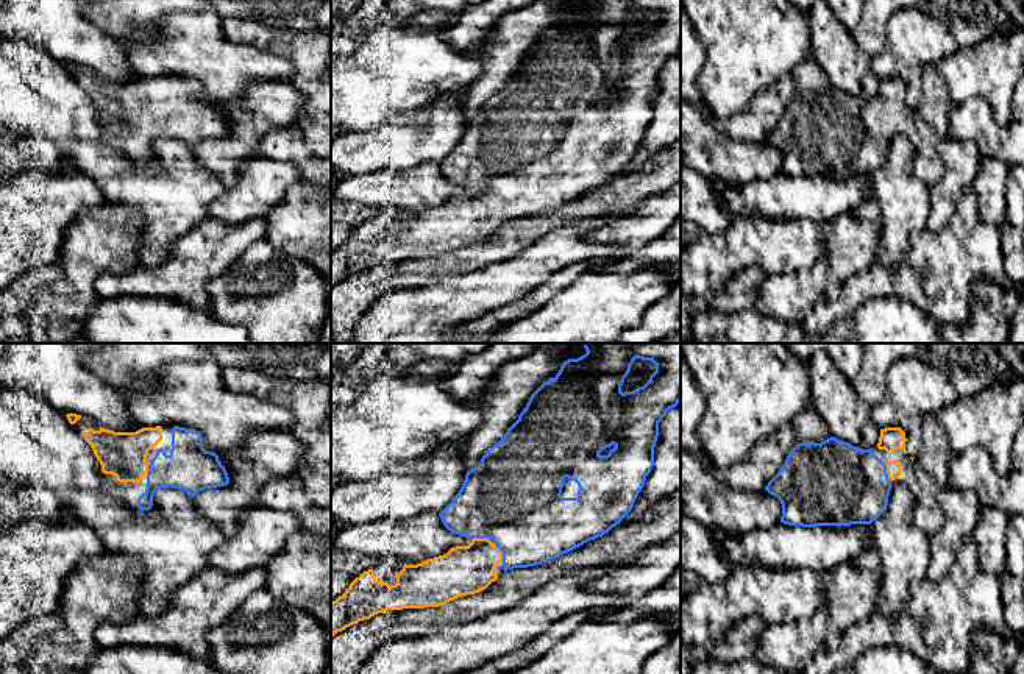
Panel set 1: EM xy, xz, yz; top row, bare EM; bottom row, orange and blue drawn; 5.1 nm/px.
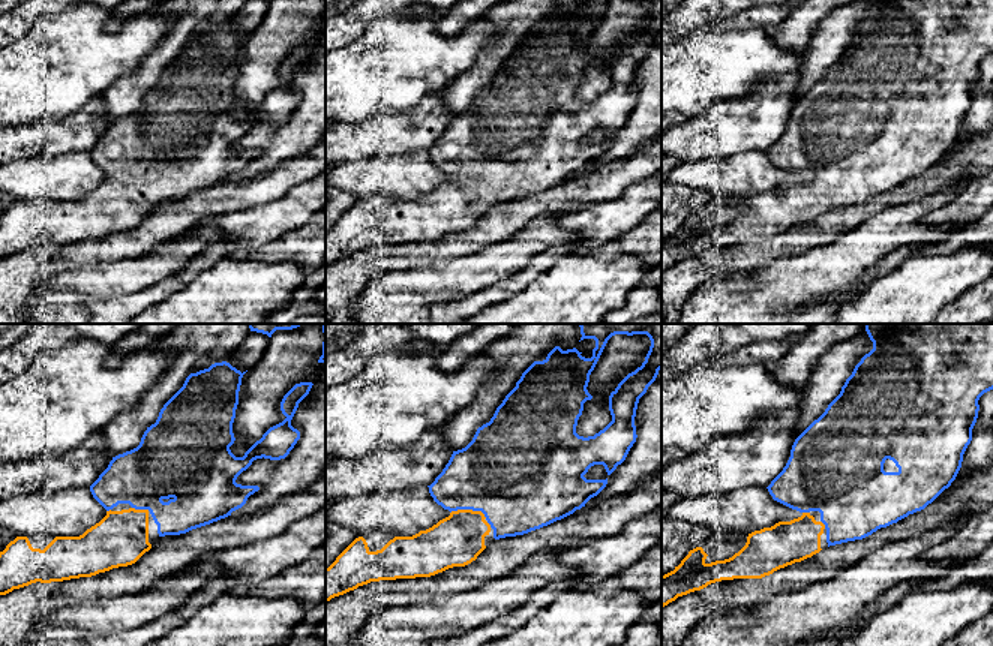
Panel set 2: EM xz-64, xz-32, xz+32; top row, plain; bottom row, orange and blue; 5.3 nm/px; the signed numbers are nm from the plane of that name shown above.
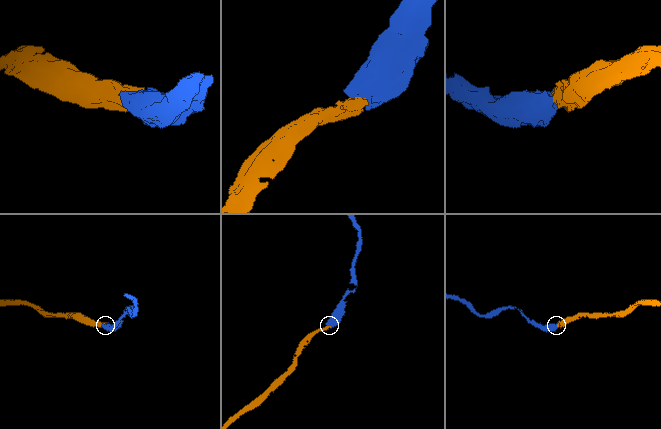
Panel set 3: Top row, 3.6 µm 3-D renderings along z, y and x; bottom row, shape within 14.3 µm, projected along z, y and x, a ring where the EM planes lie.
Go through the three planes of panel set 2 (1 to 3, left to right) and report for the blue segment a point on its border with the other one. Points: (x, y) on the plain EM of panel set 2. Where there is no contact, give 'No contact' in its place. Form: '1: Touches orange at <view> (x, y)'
1: Touches orange at xz-64 (141, 174)
2: Touches orange at xz-32 (468, 174)
3: Touches orange at xz+32 (824, 189)

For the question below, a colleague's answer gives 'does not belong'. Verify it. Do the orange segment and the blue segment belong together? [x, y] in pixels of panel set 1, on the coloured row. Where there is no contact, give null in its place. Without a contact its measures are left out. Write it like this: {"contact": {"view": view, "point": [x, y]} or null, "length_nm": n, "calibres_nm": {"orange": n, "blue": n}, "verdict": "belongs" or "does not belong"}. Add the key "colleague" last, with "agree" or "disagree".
{"contact": {"view": "xz", "point": [501, 553]}, "length_nm": 120, "calibres_nm": {"orange": 260, "blue": 440}, "verdict": "belongs", "colleague": "disagree"}

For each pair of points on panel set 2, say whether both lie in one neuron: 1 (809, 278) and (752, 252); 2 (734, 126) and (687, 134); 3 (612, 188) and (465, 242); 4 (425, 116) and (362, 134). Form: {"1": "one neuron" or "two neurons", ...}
{"1": "two neurons", "2": "one neuron", "3": "one neuron", "4": "one neuron"}

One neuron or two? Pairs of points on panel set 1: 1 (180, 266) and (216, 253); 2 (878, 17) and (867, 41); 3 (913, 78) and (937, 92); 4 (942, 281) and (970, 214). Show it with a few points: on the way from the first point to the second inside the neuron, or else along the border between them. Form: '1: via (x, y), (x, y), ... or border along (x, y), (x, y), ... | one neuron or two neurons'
1: via (189, 266), (206, 253) | one neuron
2: via (873, 24), (870, 35) | one neuron
3: border along (935, 63), (923, 66), (921, 89), (913, 106) | two neurons
4: via (948, 264), (967, 245), (967, 231) | one neuron

